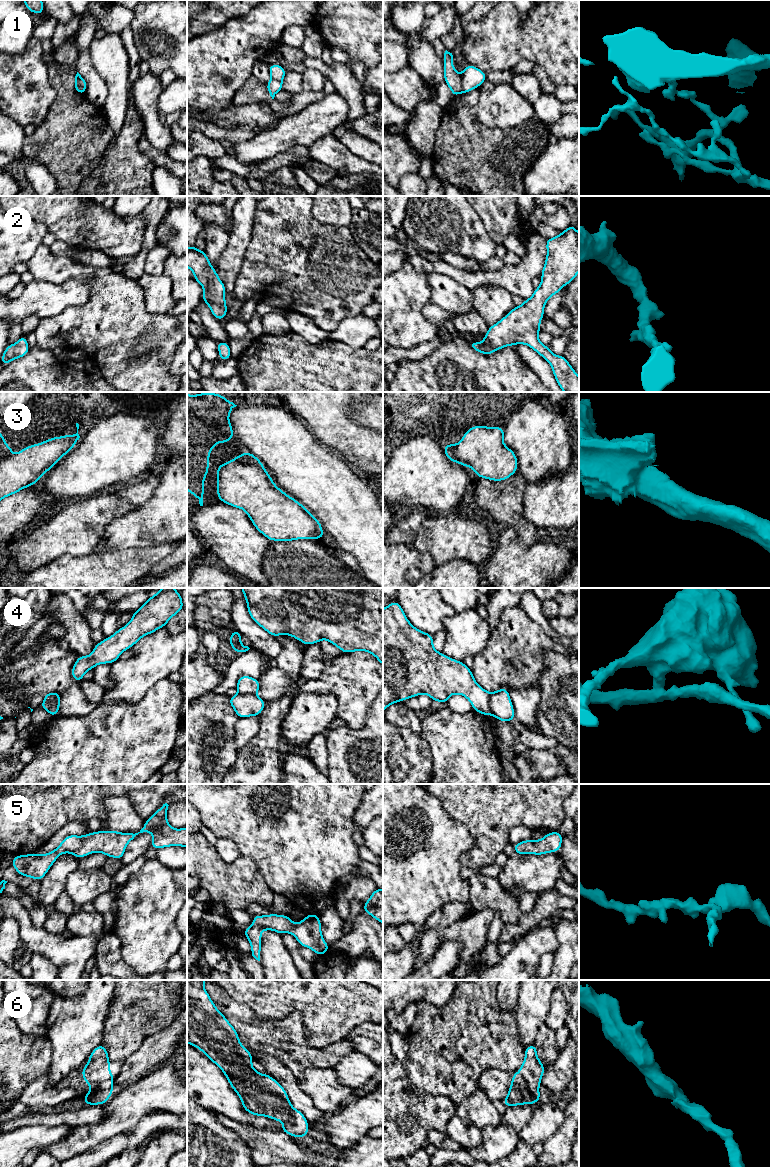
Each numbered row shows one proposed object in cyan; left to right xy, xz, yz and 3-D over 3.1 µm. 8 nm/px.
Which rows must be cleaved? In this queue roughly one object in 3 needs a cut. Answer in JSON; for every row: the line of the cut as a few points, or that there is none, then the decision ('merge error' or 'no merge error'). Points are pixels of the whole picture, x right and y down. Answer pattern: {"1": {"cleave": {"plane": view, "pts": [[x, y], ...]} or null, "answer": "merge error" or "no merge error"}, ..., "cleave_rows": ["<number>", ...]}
{"1": {"cleave": {"plane": "yz", "pts": [[460, 76], [463, 91]]}, "answer": "merge error"}, "2": {"cleave": null, "answer": "no merge error"}, "3": {"cleave": null, "answer": "no merge error"}, "4": {"cleave": {"plane": "yz", "pts": [[489, 693], [489, 710], [491, 713]]}, "answer": "merge error"}, "5": {"cleave": null, "answer": "no merge error"}, "6": {"cleave": null, "answer": "no merge error"}, "cleave_rows": ["1", "4"]}

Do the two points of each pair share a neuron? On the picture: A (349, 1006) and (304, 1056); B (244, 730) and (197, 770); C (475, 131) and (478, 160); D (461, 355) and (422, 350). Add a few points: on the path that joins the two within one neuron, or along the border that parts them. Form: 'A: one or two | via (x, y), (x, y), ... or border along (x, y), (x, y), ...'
A: two | border along (303, 1025), (306, 1040), (312, 1046), (336, 1042)
B: two | border along (239, 718), (235, 728), (235, 744), (238, 749)
C: one | via (475, 138), (475, 153)
D: two | border along (451, 338), (442, 341), (424, 357), (409, 360)

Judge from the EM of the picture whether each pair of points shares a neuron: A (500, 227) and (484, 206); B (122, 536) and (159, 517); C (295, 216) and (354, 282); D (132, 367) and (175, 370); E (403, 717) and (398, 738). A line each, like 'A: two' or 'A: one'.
A: one
B: one
C: one
D: two
E: two

